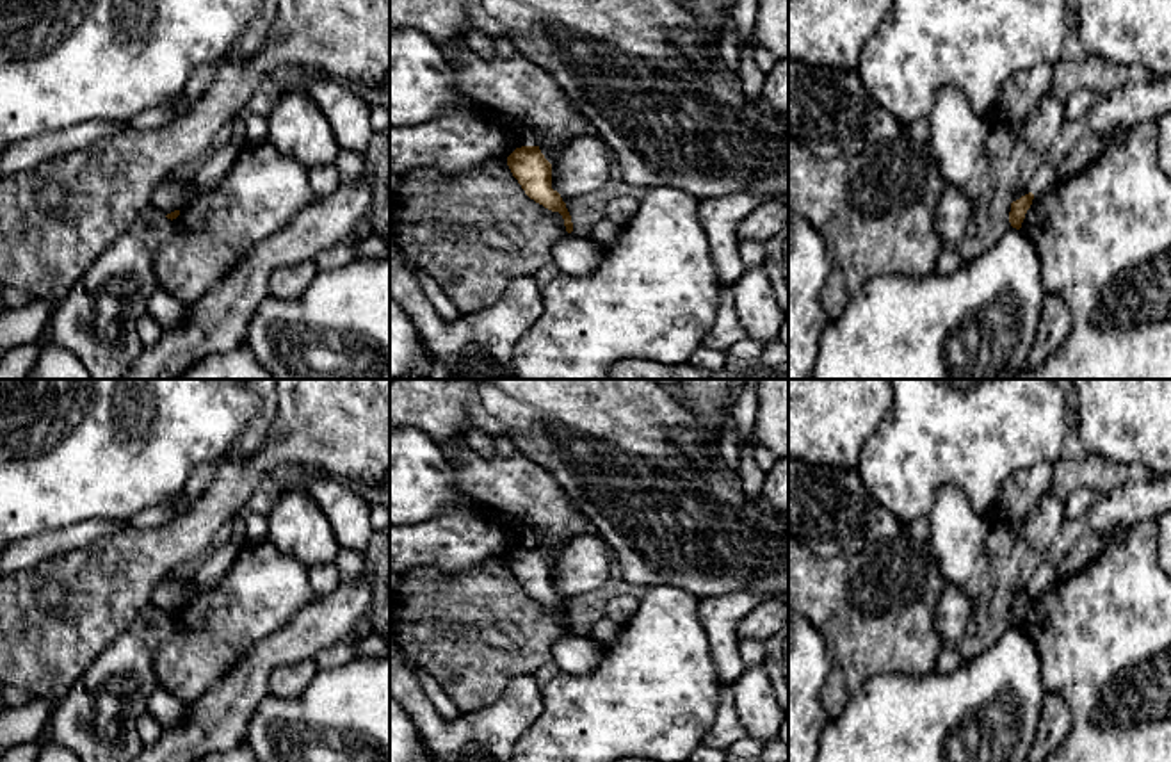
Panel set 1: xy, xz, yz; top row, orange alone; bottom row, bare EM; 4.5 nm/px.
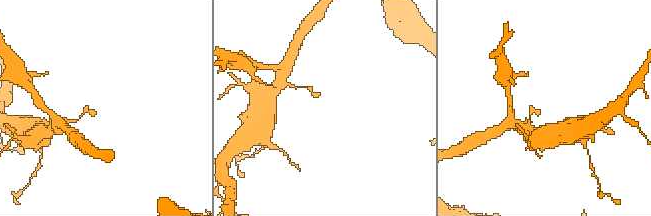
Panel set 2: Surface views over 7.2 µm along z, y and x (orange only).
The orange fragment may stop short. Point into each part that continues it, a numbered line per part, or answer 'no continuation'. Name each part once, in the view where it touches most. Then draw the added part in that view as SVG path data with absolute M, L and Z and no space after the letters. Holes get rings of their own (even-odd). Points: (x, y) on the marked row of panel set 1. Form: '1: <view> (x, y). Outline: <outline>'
no continuation

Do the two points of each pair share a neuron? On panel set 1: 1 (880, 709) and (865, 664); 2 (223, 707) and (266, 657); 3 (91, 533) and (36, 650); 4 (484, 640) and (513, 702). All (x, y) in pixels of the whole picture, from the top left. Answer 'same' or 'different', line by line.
1: different
2: same
3: different
4: different

